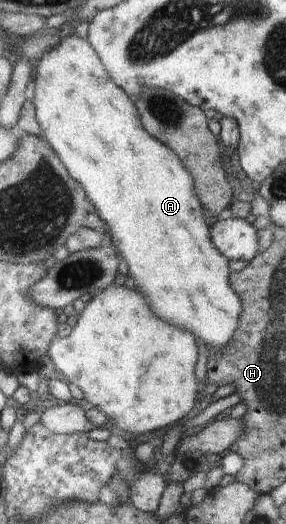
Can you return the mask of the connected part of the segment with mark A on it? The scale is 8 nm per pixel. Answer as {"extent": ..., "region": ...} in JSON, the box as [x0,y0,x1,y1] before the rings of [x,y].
{"extent":[32,34,242,353],"region":[[[75,34],[63,38],[56,46],[52,46],[37,63],[36,75],[33,79],[35,91],[32,102],[38,124],[40,125],[41,136],[55,150],[58,158],[60,158],[71,177],[84,188],[84,192],[86,192],[89,201],[96,208],[98,216],[106,222],[108,236],[110,236],[112,244],[118,248],[118,254],[126,260],[126,264],[130,268],[130,274],[136,280],[136,288],[148,298],[148,304],[152,306],[152,312],[158,318],[164,318],[168,324],[172,324],[172,326],[176,326],[180,330],[188,330],[196,340],[208,344],[213,353],[216,349],[226,348],[228,342],[234,336],[236,328],[238,328],[238,320],[242,312],[242,302],[240,302],[240,298],[234,292],[234,288],[232,288],[230,282],[231,272],[230,268],[228,268],[228,258],[224,254],[220,254],[220,251],[216,250],[216,246],[210,240],[210,227],[206,226],[203,204],[196,196],[192,176],[188,174],[188,170],[184,168],[176,153],[168,148],[168,145],[161,143],[156,137],[152,138],[152,135],[148,134],[142,128],[140,116],[138,116],[138,110],[134,106],[134,101],[128,96],[127,92],[120,90],[120,86],[116,86],[116,82],[108,74],[108,70],[104,68],[102,60],[100,60],[100,57],[96,54],[96,51],[92,48],[87,38],[82,38]]]}

